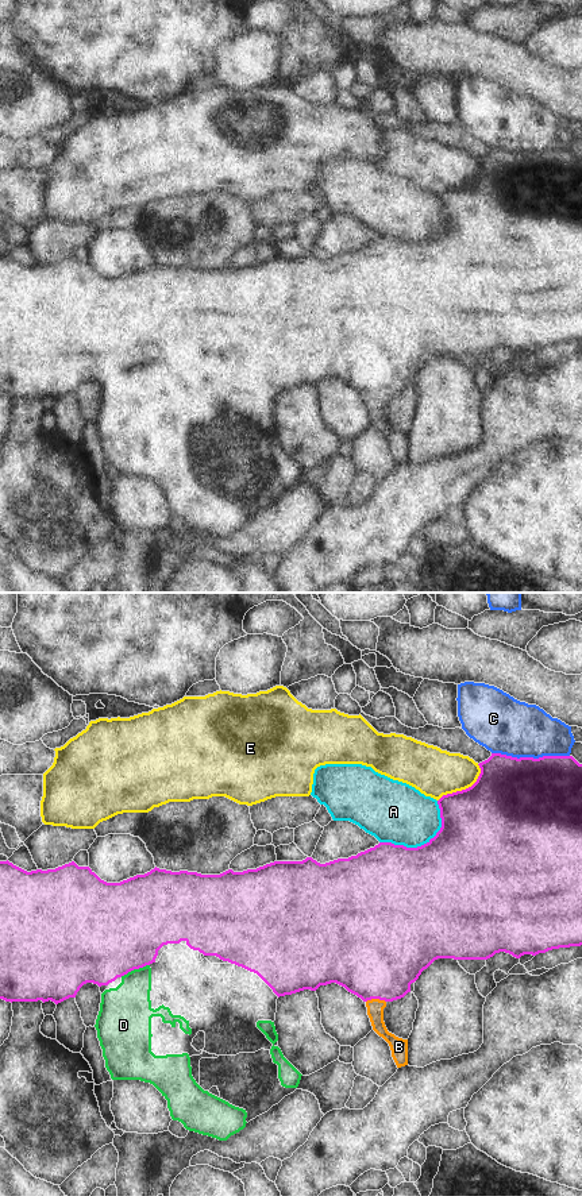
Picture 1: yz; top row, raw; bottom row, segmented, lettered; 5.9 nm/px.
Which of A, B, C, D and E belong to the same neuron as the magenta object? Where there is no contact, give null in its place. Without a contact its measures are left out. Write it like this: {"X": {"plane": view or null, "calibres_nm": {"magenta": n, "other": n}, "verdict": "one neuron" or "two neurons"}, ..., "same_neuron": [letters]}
{"A": {"plane": "yz", "calibres_nm": {"magenta": 500, "other": 360}, "verdict": "two neurons"}, "B": {"plane": "yz", "calibres_nm": {"magenta": 500, "other": 100}, "verdict": "one neuron"}, "C": {"plane": "yz", "calibres_nm": {"magenta": 500, "other": 340}, "verdict": "two neurons"}, "D": {"plane": "yz", "calibres_nm": {"magenta": 500, "other": 280}, "verdict": "two neurons"}, "E": {"plane": "yz", "calibres_nm": {"magenta": 500, "other": 280}, "verdict": "two neurons"}, "same_neuron": ["B"]}

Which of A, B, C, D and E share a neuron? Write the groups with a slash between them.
A / B / C / D / E

